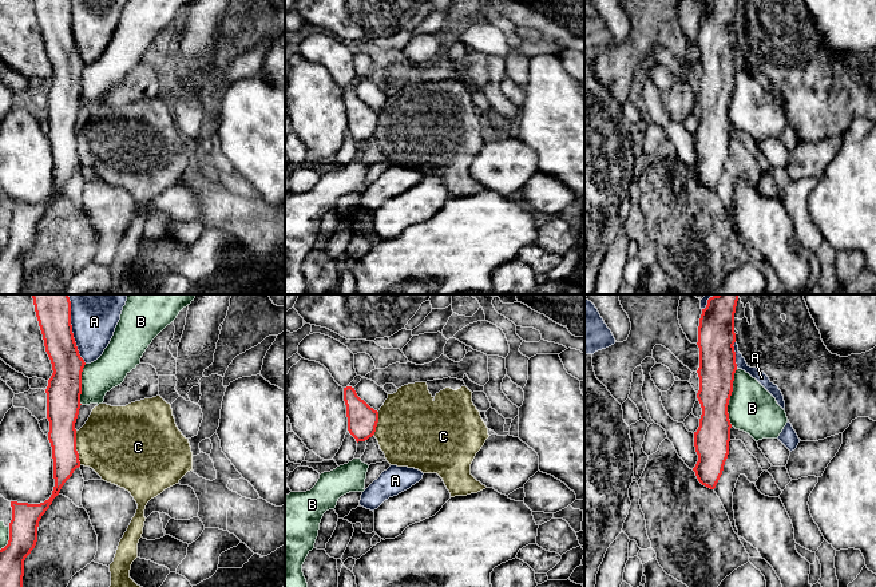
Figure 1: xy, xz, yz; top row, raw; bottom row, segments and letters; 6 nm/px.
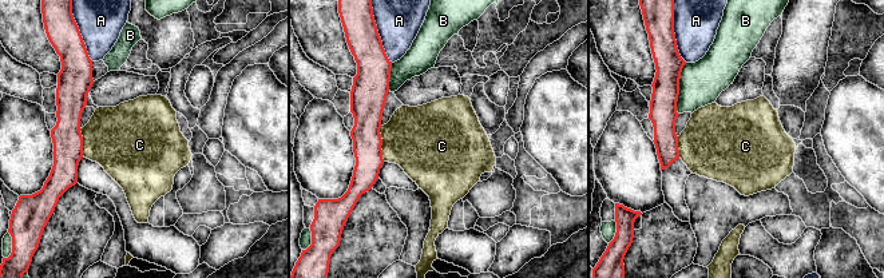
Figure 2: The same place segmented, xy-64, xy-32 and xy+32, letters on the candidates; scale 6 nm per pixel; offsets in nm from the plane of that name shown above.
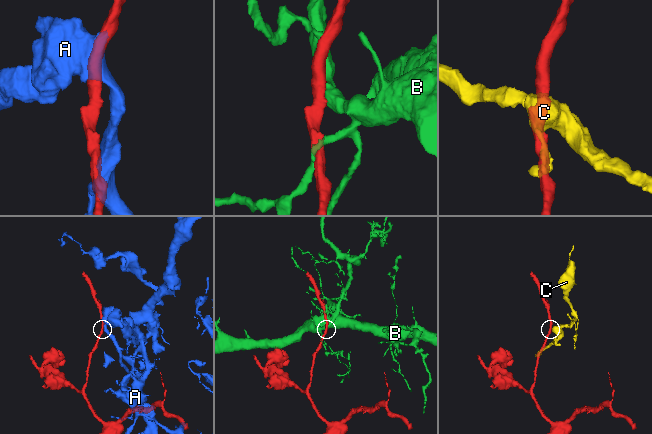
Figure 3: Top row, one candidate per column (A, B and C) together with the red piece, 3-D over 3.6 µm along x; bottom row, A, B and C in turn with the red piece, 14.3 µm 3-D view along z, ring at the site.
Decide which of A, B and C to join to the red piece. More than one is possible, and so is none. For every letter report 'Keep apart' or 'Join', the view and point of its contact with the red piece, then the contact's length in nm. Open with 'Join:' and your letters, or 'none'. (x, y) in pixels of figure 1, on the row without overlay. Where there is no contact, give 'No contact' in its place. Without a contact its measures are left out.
Join: none
A: Keep apart. Touches red at xy (71, 32). Shared border 400 nm
B: Keep apart. Touches red at yz (729, 98). Shared border 360 nm
C: Keep apart. Touches red at xy (75, 149). Shared border 220 nm

